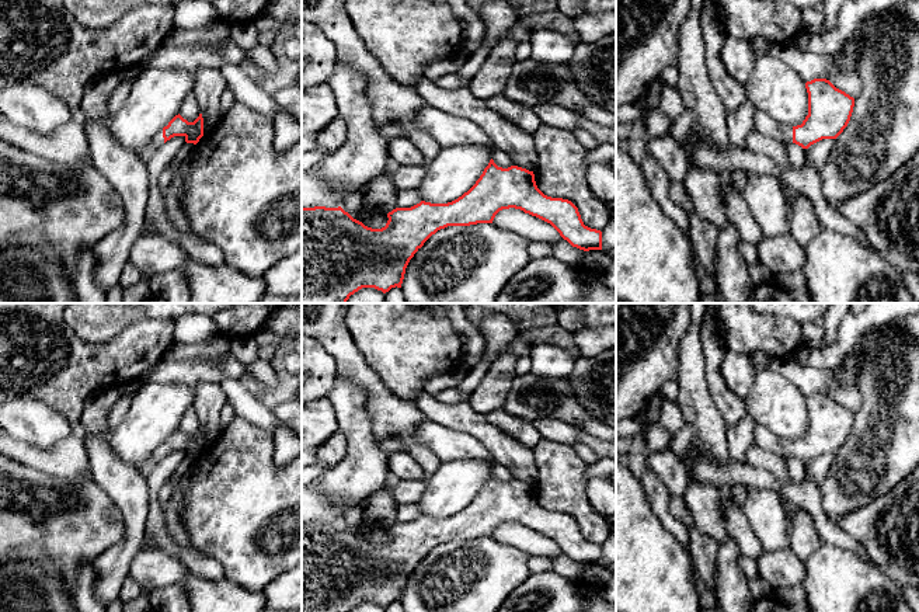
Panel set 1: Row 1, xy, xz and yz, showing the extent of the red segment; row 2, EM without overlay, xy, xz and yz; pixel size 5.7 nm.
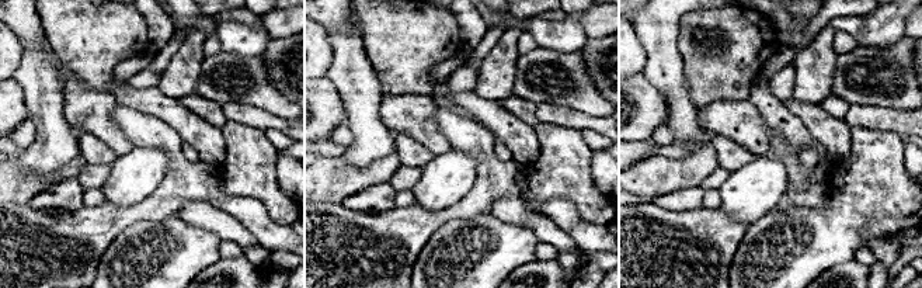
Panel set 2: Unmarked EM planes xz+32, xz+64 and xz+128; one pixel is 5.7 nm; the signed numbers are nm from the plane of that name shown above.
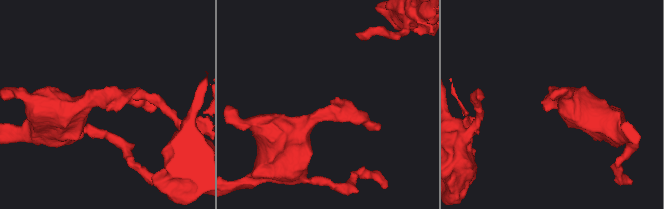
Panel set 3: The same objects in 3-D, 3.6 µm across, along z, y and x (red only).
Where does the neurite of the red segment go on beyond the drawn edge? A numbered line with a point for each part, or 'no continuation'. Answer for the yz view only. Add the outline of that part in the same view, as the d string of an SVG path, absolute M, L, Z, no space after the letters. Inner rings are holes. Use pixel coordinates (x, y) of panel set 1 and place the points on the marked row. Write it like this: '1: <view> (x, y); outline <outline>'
1: yz (766, 125); outline M759 109L755 114L755 131L784 145L793 143L793 128L774 121Z

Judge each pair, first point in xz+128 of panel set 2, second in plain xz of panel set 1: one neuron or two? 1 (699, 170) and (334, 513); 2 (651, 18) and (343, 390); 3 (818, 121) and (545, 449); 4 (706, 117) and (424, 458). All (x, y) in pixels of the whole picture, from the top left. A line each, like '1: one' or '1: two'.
1: one
2: one
3: two
4: one

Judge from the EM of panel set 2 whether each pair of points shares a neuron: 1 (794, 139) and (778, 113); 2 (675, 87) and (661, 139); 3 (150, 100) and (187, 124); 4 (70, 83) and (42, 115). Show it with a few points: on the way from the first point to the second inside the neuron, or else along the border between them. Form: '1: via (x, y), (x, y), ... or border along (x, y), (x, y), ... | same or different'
1: via (790, 132), (779, 120) | same
2: border along (665, 124), (675, 141) | different
3: via (159, 107), (164, 107), (178, 117) | same
4: border along (49, 62), (61, 75), (62, 115), (70, 124) | different

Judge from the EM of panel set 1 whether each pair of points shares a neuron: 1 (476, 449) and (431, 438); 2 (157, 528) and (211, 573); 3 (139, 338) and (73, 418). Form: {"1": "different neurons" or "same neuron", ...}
{"1": "same neuron", "2": "same neuron", "3": "same neuron"}

